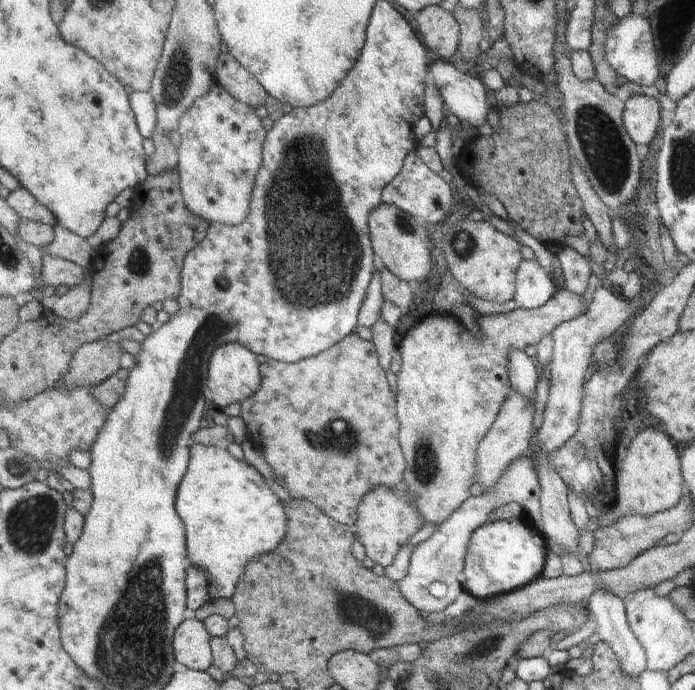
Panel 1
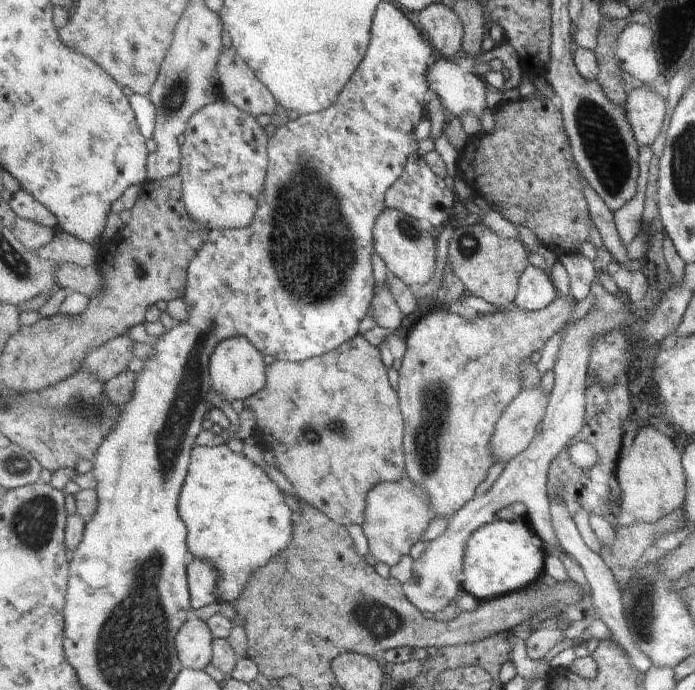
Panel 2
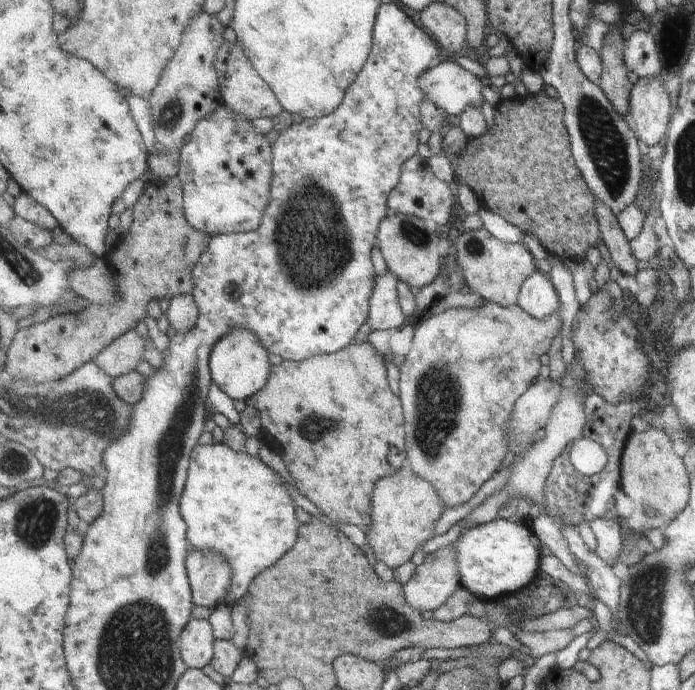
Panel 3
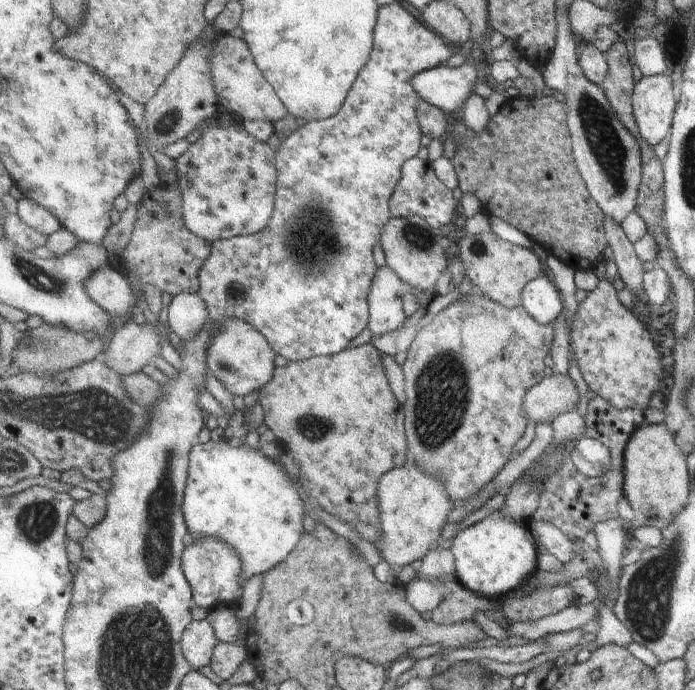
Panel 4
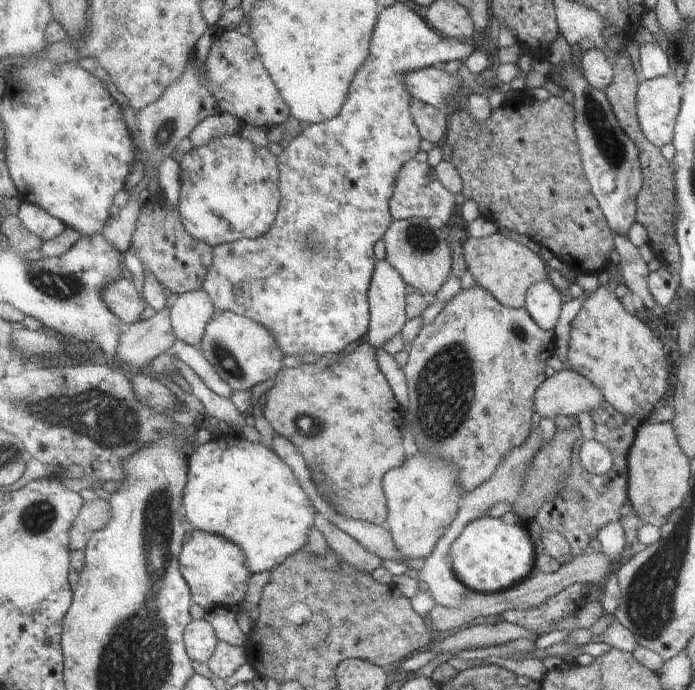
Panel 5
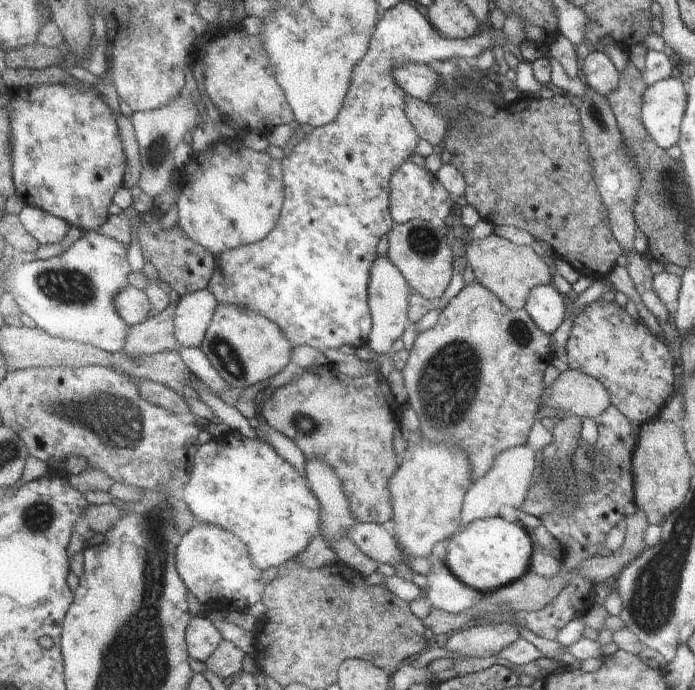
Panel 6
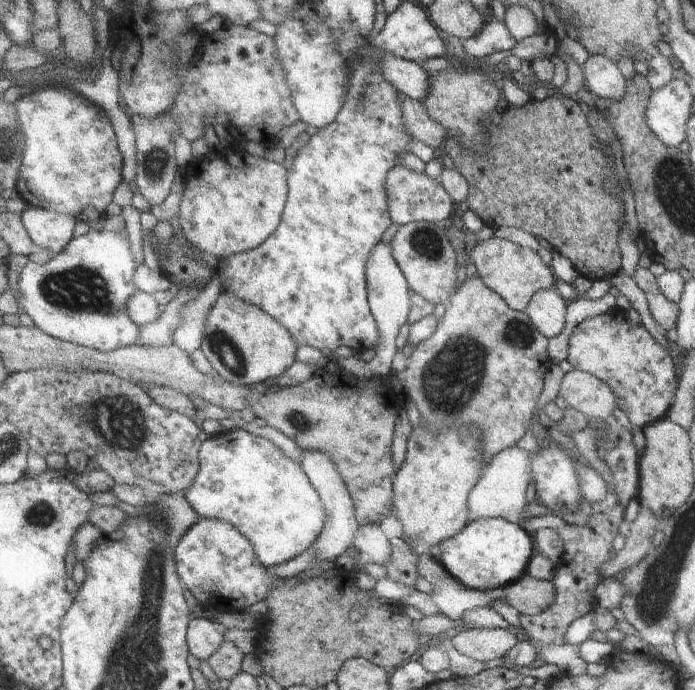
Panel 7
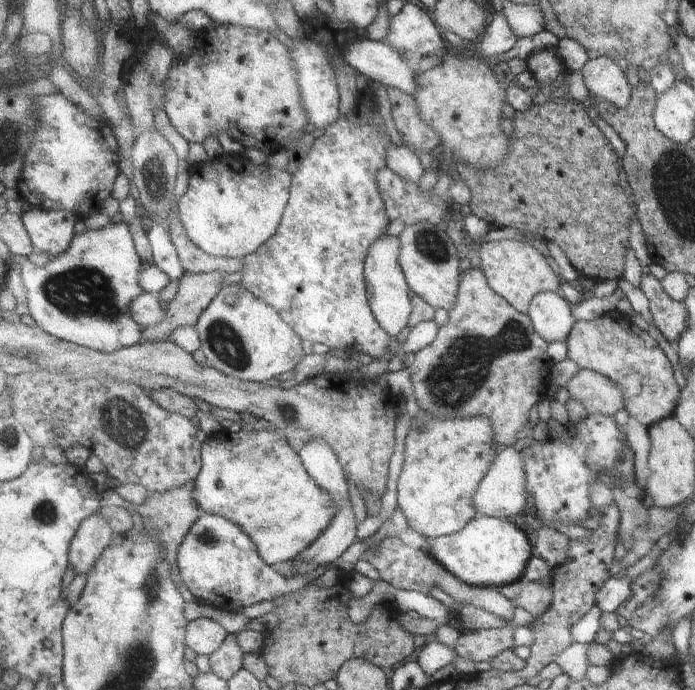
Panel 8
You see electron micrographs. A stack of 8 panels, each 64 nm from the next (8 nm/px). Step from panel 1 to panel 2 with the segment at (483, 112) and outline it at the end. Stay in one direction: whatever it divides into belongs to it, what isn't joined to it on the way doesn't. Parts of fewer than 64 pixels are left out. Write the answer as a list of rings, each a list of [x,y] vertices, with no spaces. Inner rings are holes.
[[[437,56],[428,68],[428,87],[433,93],[437,93],[441,102],[447,108],[449,116],[461,118],[466,112],[472,112],[479,118],[483,118],[483,110],[488,108],[486,95],[487,84],[483,77],[469,72],[467,68],[460,68],[456,59]]]

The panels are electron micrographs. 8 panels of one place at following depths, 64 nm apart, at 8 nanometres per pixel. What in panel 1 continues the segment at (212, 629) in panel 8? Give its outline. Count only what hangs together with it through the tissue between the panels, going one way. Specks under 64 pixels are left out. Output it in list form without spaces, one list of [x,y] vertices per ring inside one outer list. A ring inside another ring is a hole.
[[[185,620],[173,636],[176,660],[181,668],[208,671],[214,665],[212,634],[201,620]]]

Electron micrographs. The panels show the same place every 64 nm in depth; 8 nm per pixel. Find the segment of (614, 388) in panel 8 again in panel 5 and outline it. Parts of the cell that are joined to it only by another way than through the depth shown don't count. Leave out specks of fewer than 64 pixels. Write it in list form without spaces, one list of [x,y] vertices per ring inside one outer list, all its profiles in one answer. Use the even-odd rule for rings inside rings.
[[[563,369],[549,377],[534,396],[536,412],[543,417],[555,420],[558,416],[576,417],[579,414],[593,414],[599,407],[605,406],[607,400],[604,392],[593,381],[575,369]]]

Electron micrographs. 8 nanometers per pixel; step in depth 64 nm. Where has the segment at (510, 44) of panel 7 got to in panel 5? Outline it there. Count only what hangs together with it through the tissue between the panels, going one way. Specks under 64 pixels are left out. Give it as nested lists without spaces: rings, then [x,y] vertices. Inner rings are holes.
[[[398,2],[395,6],[383,9],[376,24],[376,31],[372,38],[372,51],[365,64],[357,71],[356,78],[353,79],[352,87],[348,92],[348,99],[341,109],[340,115],[324,123],[315,123],[303,130],[299,136],[295,137],[283,150],[278,159],[280,160],[280,210],[277,213],[276,223],[273,228],[262,237],[256,239],[243,239],[236,243],[222,244],[214,248],[214,261],[209,269],[204,282],[204,289],[217,309],[222,311],[233,311],[239,314],[254,318],[265,324],[267,328],[277,337],[281,344],[282,351],[286,355],[305,354],[305,352],[319,354],[335,354],[343,352],[349,344],[363,340],[370,331],[370,302],[368,292],[372,284],[372,278],[376,270],[375,244],[383,239],[389,227],[393,224],[394,218],[390,209],[390,200],[396,190],[396,180],[404,164],[417,156],[421,150],[420,128],[412,115],[412,94],[409,92],[404,81],[404,76],[412,70],[432,67],[439,62],[451,62],[451,60],[461,60],[465,62],[475,51],[482,47],[487,47],[486,35],[473,39],[462,40],[452,39],[443,36],[436,28],[431,28],[415,10],[409,6]]]

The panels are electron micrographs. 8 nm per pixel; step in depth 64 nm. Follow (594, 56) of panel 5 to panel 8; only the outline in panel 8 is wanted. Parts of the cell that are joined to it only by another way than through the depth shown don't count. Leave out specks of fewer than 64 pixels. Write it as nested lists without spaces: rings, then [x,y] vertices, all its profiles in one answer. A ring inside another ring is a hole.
[[[612,58],[589,59],[580,72],[594,101],[608,101],[617,109],[629,106],[634,89],[623,69]]]

